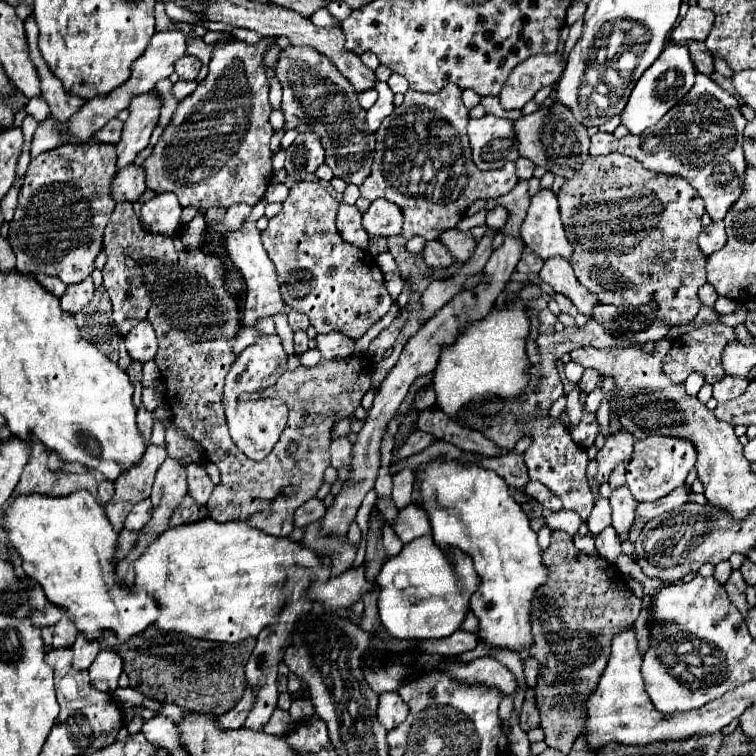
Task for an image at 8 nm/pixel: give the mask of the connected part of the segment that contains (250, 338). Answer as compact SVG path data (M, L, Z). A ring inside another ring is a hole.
M243 328L235 338L233 338L233 354L239 354L243 348L247 348L251 342L255 342L255 338L259 338L261 334L255 328Z

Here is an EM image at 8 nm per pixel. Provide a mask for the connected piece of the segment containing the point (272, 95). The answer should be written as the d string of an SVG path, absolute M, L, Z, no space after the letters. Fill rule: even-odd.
M271 76L269 78L269 102L271 102L273 110L281 108L281 94L283 94L283 90L281 90L279 80L275 76Z

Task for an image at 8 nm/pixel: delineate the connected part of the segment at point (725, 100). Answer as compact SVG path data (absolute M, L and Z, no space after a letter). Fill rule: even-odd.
M697 72L695 86L689 90L687 102L679 102L677 108L671 108L659 124L639 136L629 134L621 140L613 134L597 132L590 138L589 154L598 156L619 152L635 158L647 170L681 176L705 200L707 214L713 220L723 220L727 210L741 196L747 170L741 150L745 124L747 120L739 112L739 100L725 92L709 76Z

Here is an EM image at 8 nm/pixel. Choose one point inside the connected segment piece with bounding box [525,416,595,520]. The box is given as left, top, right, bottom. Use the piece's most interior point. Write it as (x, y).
(553, 459)

